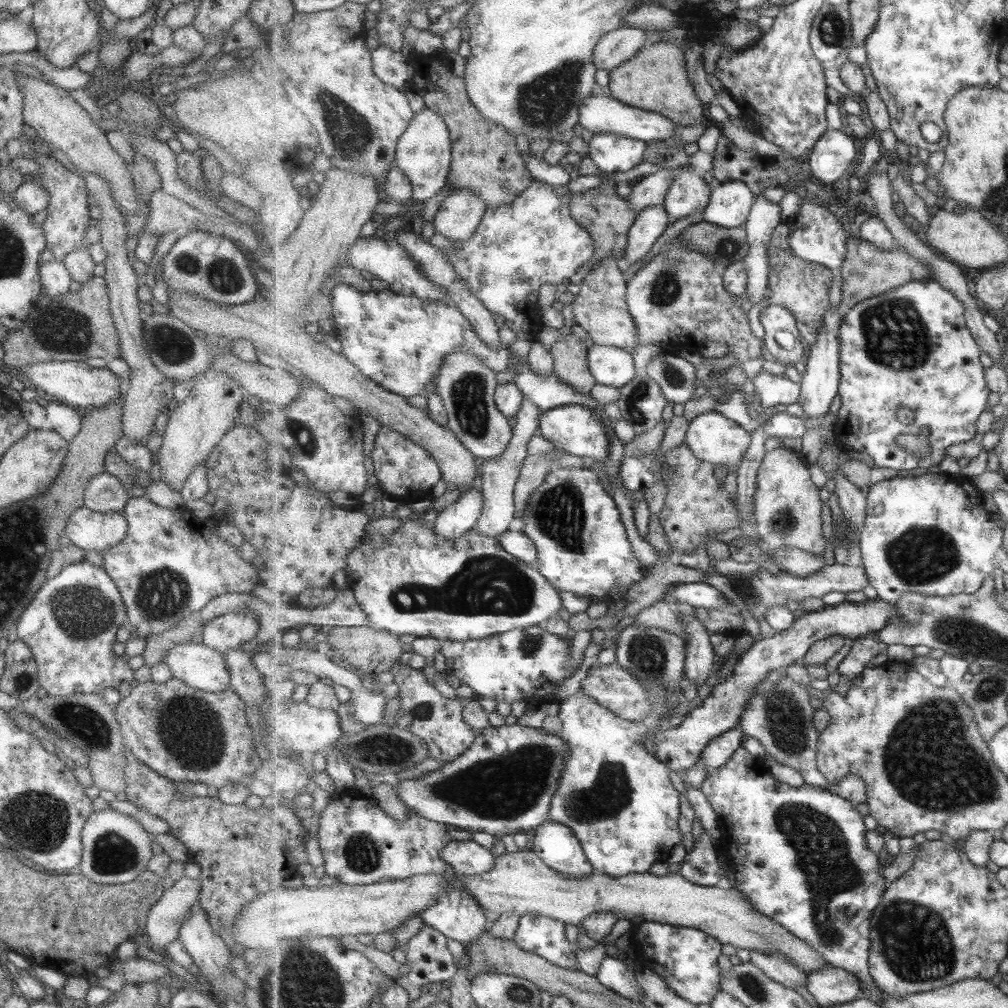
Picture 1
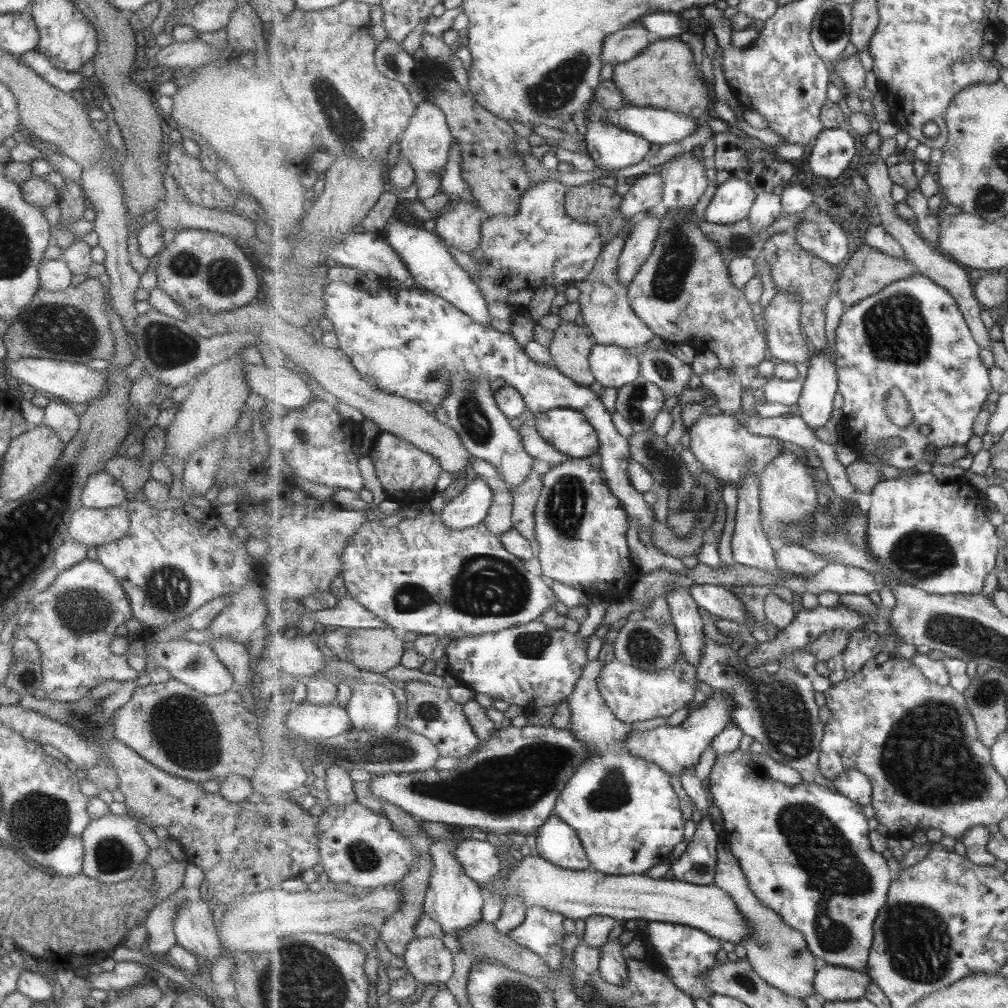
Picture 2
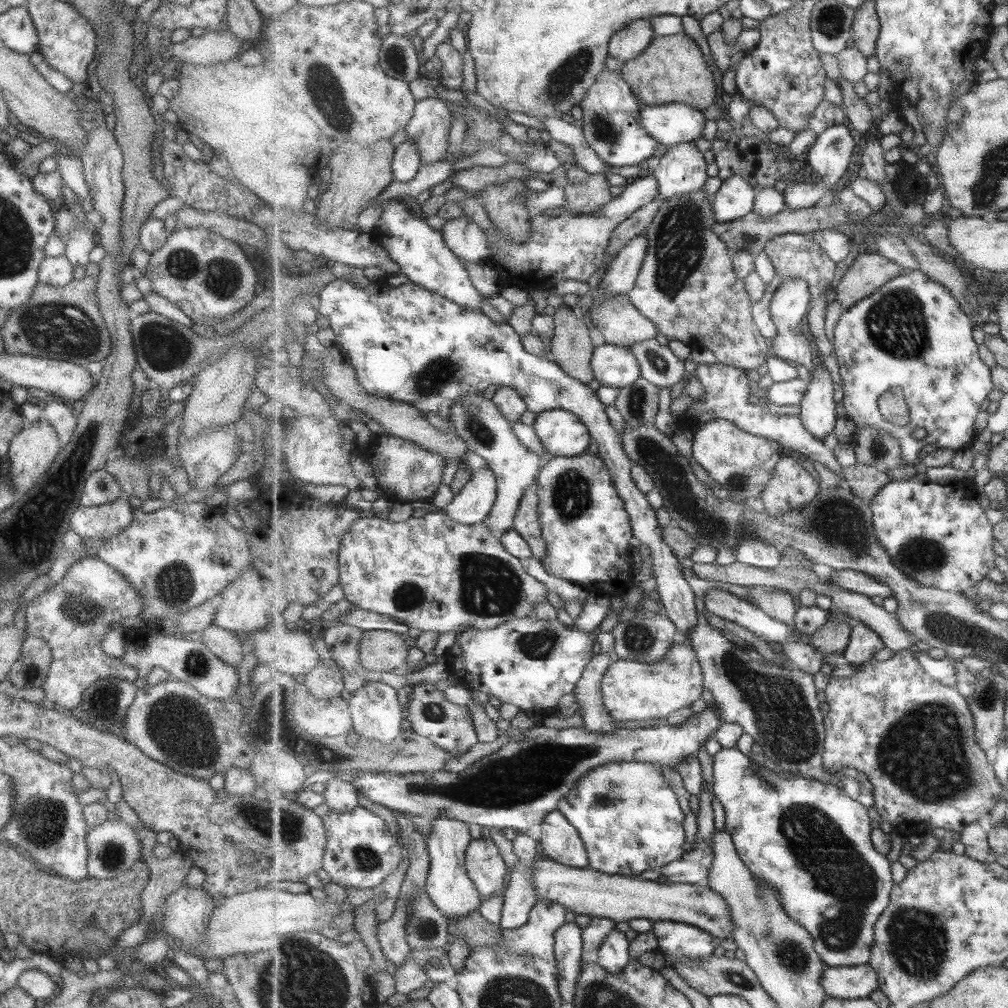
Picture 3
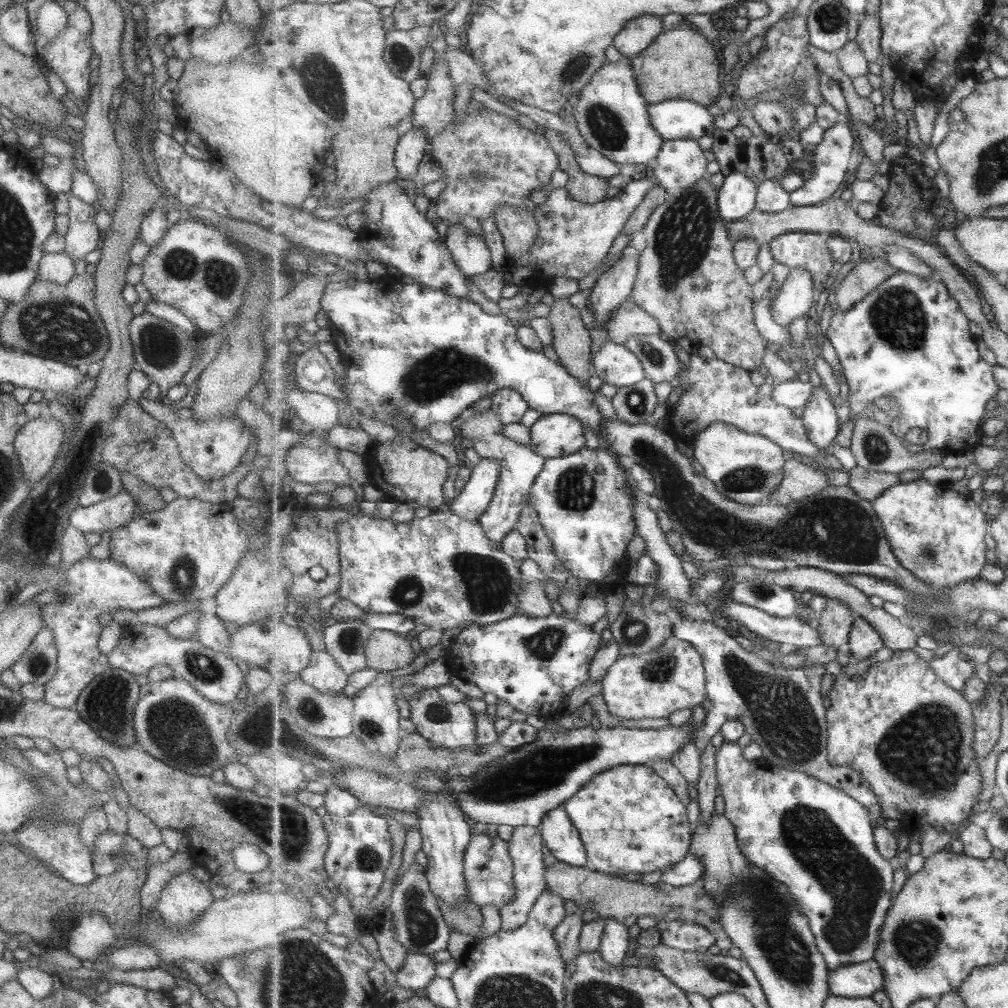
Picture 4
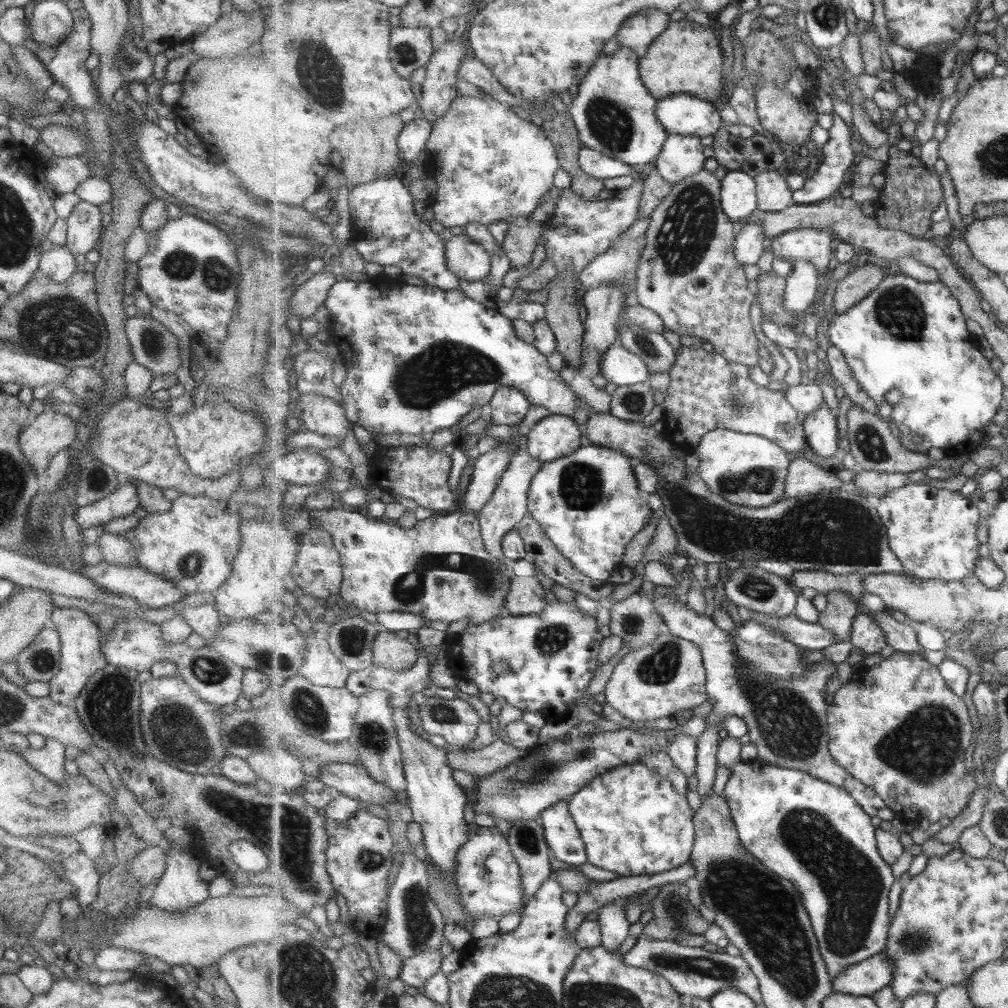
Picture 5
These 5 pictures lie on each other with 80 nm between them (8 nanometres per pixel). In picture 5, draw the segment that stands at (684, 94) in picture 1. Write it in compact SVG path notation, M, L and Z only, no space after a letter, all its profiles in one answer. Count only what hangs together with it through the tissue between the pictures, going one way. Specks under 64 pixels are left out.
M687 19L671 21L667 30L641 54L639 71L651 96L660 101L686 92L716 104L723 94L726 74L719 41L711 29L697 22Z

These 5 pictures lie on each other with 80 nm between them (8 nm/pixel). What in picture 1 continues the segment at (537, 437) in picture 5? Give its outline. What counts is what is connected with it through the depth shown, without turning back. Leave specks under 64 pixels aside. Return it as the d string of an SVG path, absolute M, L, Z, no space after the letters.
M565 404L542 412L539 434L550 440L559 451L573 456L585 457L604 464L610 458L612 438L606 424L591 408L585 408L581 404Z

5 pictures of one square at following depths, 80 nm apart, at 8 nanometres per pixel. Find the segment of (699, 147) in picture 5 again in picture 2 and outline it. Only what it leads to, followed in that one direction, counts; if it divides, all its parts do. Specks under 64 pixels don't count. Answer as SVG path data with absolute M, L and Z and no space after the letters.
M681 153L662 166L664 178L664 204L667 211L695 206L701 202L701 196L709 188L709 178L705 170L709 164L701 165L696 155Z

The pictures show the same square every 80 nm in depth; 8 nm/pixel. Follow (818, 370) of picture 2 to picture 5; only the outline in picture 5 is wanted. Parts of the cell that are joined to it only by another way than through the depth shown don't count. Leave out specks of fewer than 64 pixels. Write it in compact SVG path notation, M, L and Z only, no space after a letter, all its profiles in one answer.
M821 404L819 410L806 415L804 420L806 439L810 448L820 457L840 455L839 426L837 415L831 412L829 404Z

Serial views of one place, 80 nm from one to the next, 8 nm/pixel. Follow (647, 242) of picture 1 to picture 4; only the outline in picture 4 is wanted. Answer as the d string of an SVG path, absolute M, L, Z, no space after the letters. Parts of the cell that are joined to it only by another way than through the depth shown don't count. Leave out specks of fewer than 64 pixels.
M630 245L623 252L625 252L623 258L609 272L603 273L603 276L598 278L589 298L598 326L596 334L599 336L594 340L596 350L609 341L607 322L613 311L634 293L641 253L635 246Z

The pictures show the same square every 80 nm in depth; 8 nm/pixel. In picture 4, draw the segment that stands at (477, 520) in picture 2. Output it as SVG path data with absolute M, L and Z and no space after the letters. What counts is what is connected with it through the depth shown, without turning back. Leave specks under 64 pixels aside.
M482 458L478 465L472 467L470 479L449 503L448 509L458 513L459 516L466 518L467 520L480 520L495 498L500 472L501 468L498 460L495 460L494 458Z

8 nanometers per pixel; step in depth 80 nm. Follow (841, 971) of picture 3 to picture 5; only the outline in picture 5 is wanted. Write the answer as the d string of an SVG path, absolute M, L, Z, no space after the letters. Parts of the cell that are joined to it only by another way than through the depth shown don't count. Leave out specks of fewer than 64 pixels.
M882 952L854 964L834 979L834 992L853 996L873 996L893 980L894 962Z

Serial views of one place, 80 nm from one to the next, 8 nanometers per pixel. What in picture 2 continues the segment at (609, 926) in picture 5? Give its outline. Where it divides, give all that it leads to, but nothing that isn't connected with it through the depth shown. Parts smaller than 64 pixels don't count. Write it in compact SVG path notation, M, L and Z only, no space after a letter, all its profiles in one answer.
M618 939L602 947L600 972L602 978L609 984L626 986L630 982L629 958L625 955L625 948L623 947Z

